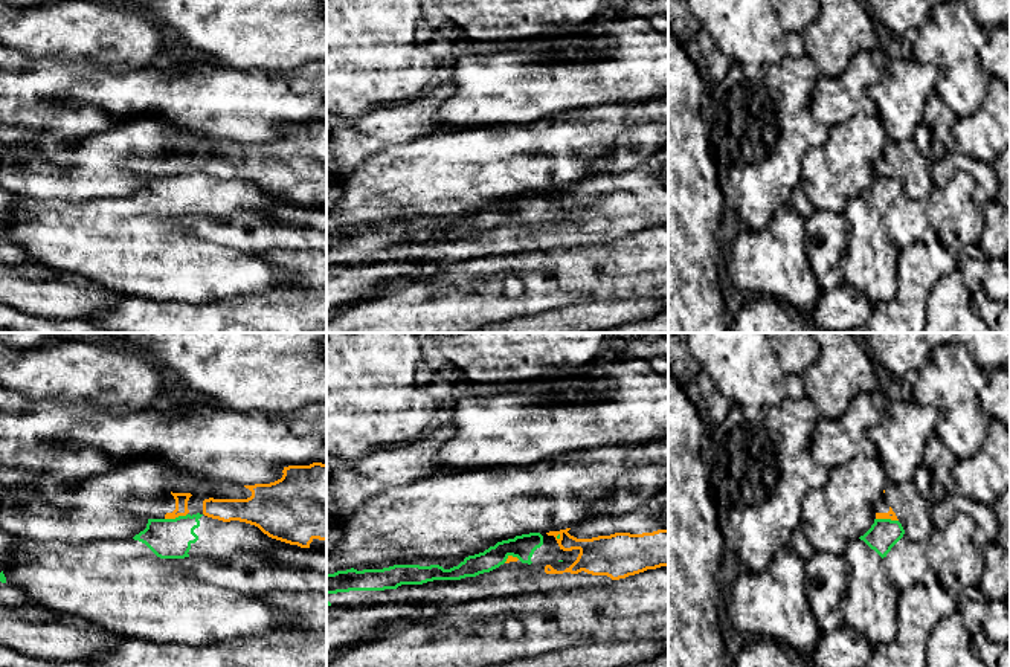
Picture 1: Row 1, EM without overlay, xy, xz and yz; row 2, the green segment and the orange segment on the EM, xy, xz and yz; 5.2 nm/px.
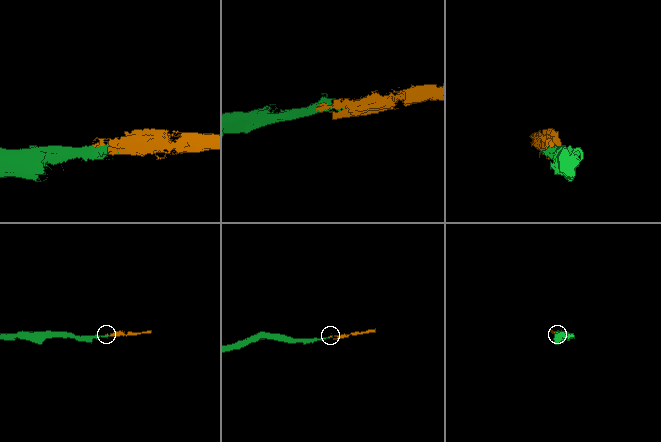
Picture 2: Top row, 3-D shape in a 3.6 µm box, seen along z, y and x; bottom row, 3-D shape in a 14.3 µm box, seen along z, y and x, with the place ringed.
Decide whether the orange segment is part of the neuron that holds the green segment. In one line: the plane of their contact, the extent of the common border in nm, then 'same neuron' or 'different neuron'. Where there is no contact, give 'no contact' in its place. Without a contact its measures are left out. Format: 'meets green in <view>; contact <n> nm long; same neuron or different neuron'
meets green in xy; contact 120 nm long; different neuron

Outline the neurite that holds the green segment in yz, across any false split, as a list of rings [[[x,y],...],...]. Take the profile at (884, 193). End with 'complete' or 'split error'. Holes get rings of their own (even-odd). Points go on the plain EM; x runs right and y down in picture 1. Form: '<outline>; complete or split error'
[[[874,177],[871,186],[853,197],[844,211],[848,221],[845,282],[862,290],[873,304],[888,302],[899,293],[900,249],[891,240],[883,217],[903,192],[899,179]]]; split error

